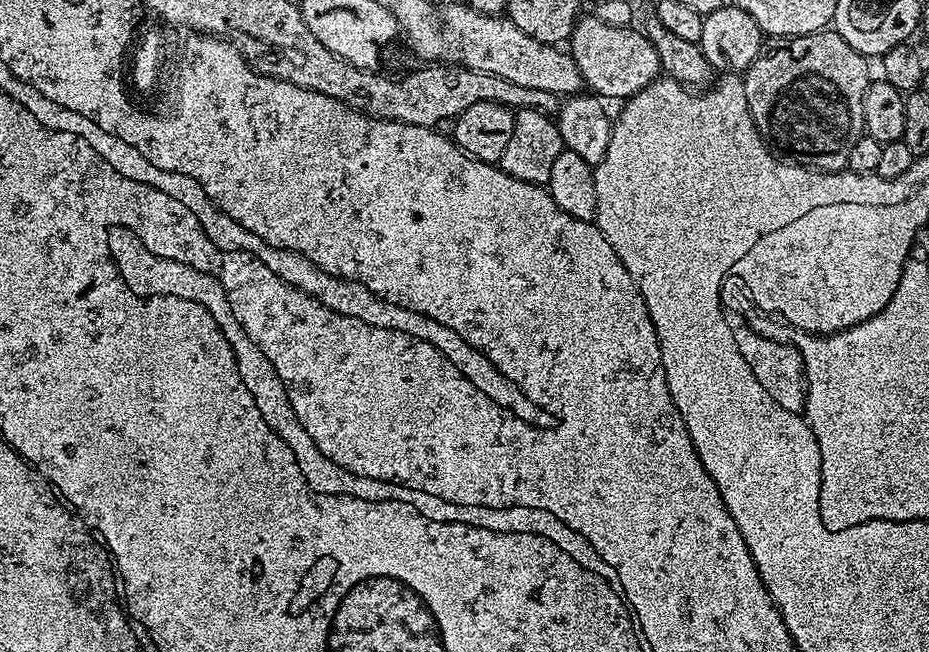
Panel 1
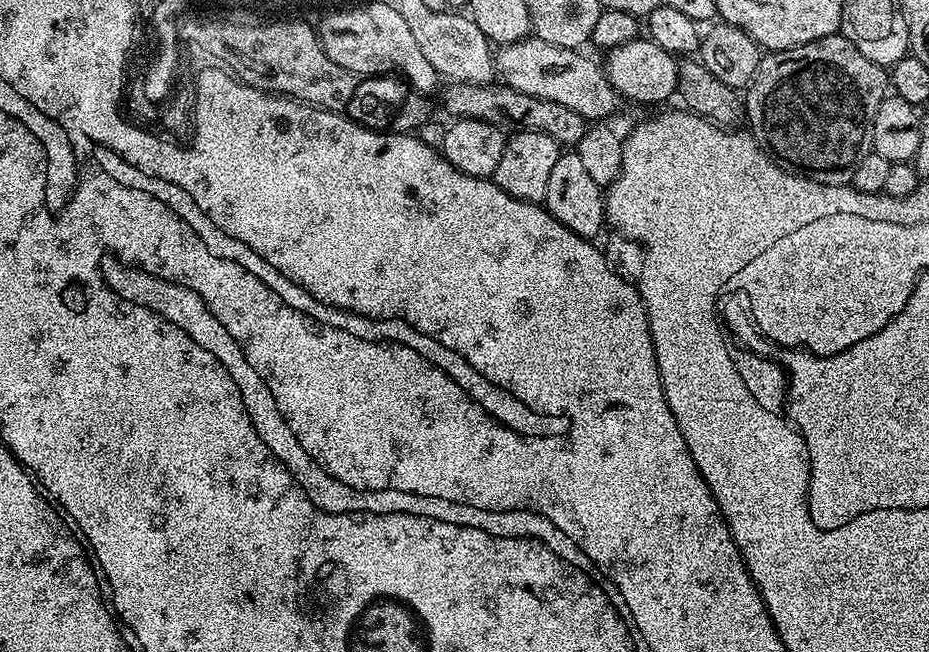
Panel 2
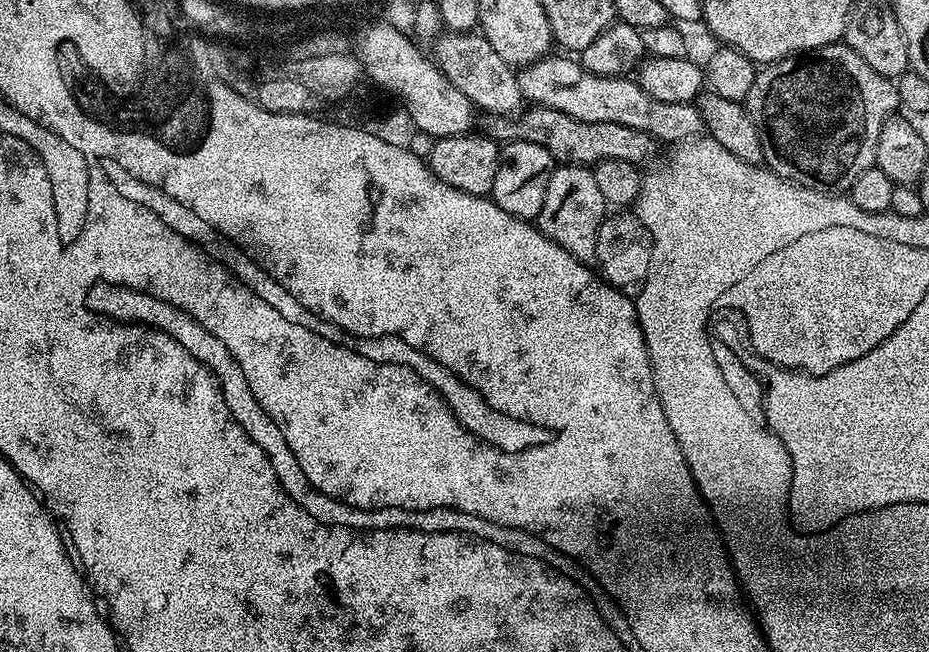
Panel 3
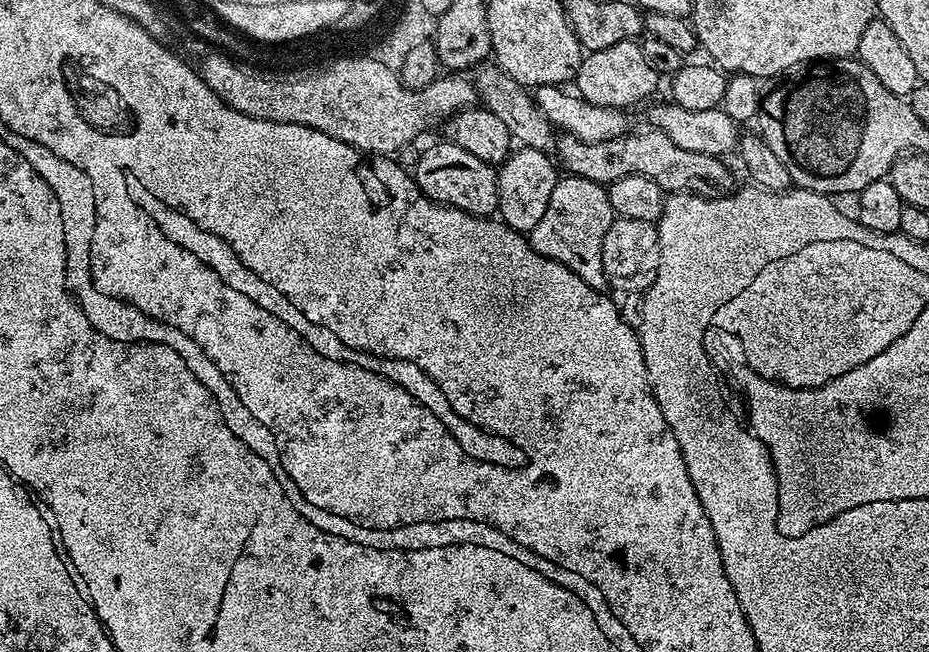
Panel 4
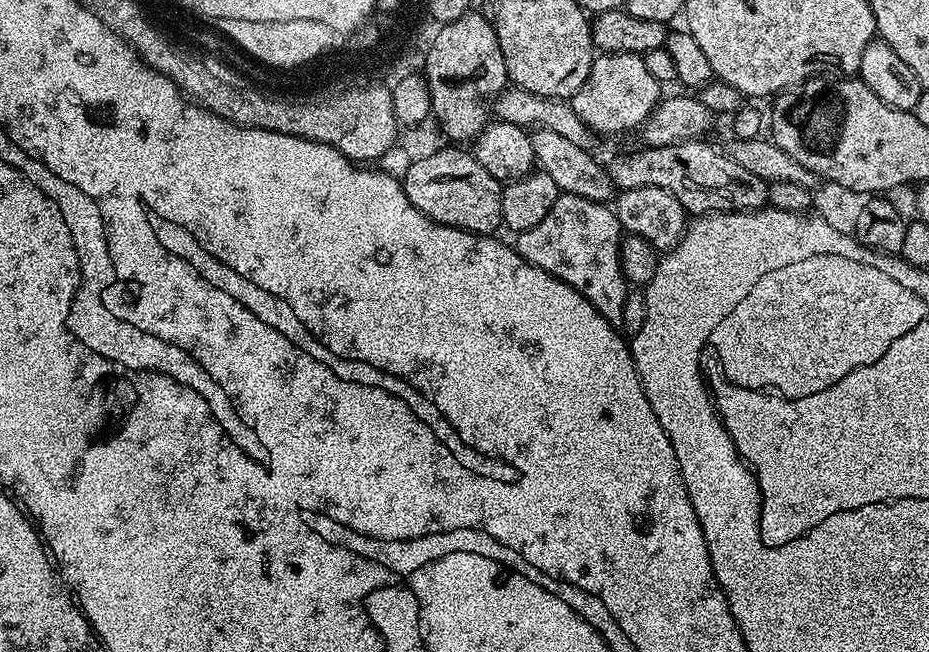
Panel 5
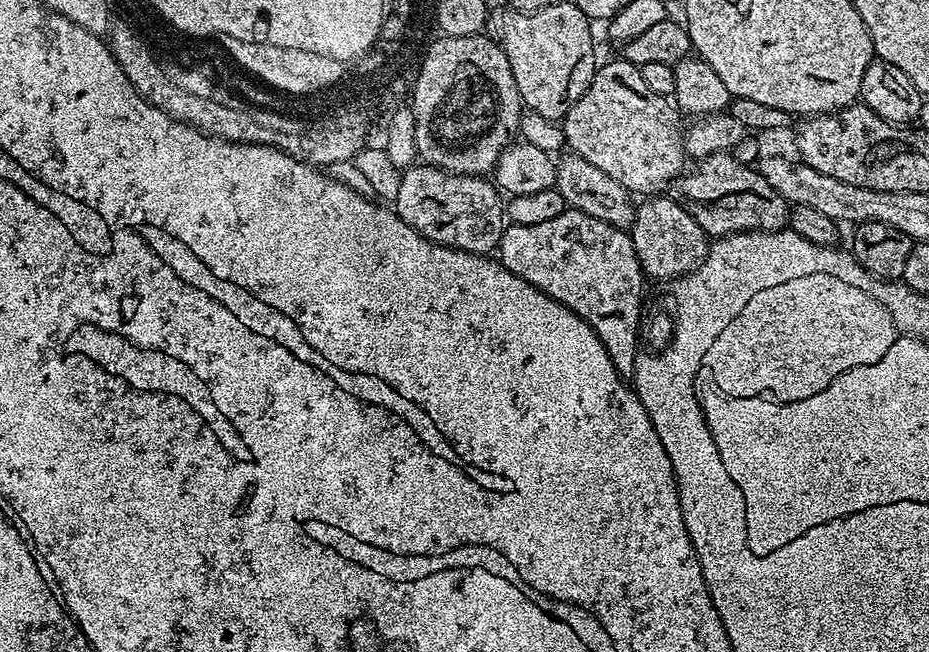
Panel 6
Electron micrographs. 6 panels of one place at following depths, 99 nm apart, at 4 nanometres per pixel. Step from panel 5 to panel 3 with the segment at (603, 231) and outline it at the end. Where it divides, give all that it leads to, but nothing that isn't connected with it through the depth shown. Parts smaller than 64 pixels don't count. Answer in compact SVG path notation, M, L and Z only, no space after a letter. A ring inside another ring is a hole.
M561 164L553 167L550 186L546 186L546 198L538 217L540 233L562 246L574 258L586 265L597 259L599 227L606 217L606 205L598 182L594 182L592 168L583 164Z

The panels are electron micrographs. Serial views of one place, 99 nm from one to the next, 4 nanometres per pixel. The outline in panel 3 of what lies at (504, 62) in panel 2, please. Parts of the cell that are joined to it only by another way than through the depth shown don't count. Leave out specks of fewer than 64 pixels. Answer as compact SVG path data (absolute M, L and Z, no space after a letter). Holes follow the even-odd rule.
M568 54L556 55L546 55L527 68L519 69L520 92L525 101L542 108L562 110L562 114L570 114L570 118L578 118L578 122L618 122L618 126L642 130L657 141L665 140L668 146L701 135L705 125L695 103L658 102L658 98L646 94L635 79L596 76L587 72L579 59Z

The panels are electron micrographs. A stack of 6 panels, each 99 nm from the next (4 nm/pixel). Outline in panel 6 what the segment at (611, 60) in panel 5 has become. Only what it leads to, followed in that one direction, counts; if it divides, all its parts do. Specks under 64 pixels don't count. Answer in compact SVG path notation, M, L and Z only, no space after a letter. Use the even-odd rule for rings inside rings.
M617 58L609 64L601 63L597 67L586 94L582 94L582 98L578 98L578 102L574 102L574 106L570 106L570 110L564 115L564 143L575 155L586 158L586 162L598 166L598 170L604 171L605 174L610 174L614 182L618 182L629 192L660 194L686 168L684 134L680 119L682 116L675 103L669 97L654 94L654 90L650 90L650 85L642 79L637 65L629 60Z

